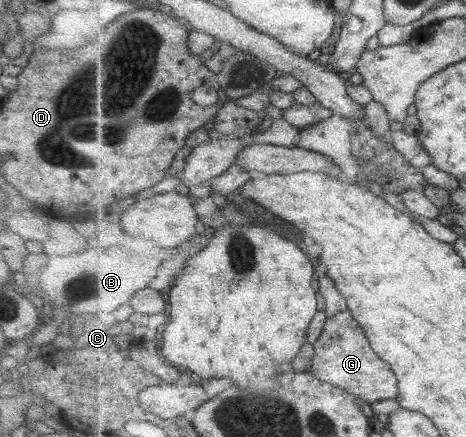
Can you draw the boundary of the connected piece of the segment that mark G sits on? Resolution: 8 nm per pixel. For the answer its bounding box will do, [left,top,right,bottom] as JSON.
[311,309,399,405]

